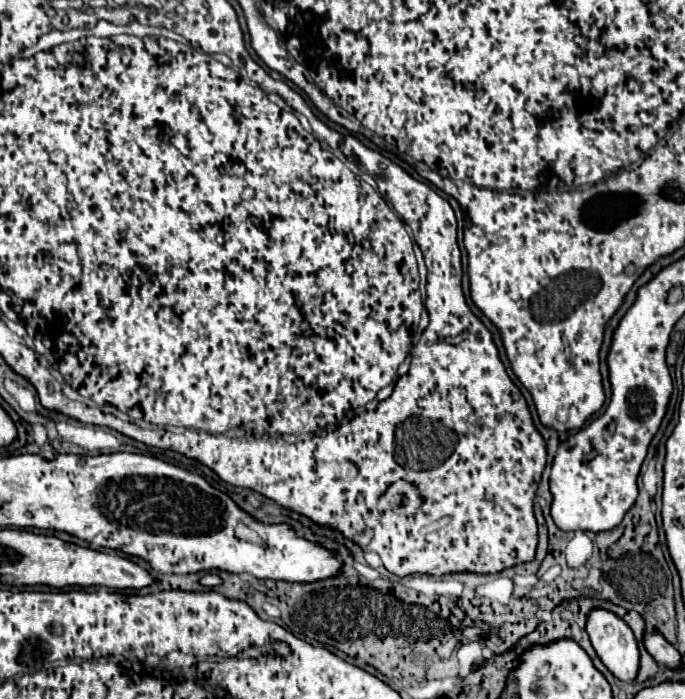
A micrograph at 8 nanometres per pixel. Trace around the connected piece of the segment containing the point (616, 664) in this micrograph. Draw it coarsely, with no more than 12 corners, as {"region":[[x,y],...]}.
{"region":[[592,608],[586,632],[604,666],[634,680],[640,652],[630,626]]}

